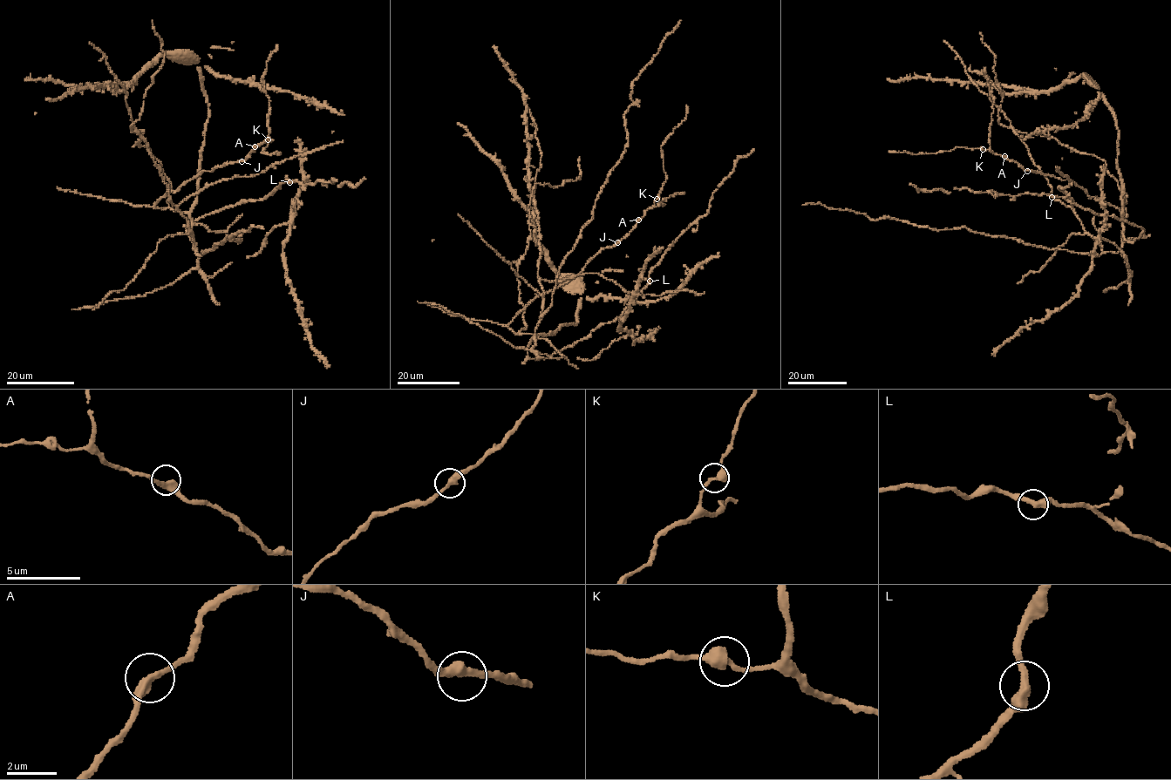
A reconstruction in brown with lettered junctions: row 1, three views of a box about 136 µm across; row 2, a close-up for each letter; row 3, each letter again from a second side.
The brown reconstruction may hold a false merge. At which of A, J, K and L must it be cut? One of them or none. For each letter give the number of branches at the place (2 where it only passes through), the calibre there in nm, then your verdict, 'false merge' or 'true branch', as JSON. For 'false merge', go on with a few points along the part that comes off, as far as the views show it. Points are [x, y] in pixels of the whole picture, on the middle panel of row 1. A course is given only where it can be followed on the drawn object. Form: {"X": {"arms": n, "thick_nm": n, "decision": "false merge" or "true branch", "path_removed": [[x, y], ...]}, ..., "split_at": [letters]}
{"A": {"arms": 2, "thick_nm": 360, "decision": "true branch"}, "J": {"arms": 2, "thick_nm": 360, "decision": "true branch"}, "K": {"arms": 2, "thick_nm": 400, "decision": "true branch"}, "L": {"arms": 2, "thick_nm": 360, "decision": "true branch"}, "split_at": []}

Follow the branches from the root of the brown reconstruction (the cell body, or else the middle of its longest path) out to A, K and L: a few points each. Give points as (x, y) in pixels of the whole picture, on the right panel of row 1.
A: (1122, 211), (1122, 220), (1126, 215), (1099, 197), (1092, 197), (1070, 179), (1063, 180), (1027, 171), (1004, 156)
K: (1122, 211), (1122, 220), (1126, 215), (1099, 197), (1092, 197), (1070, 179), (1027, 171), (982, 149)
L: (1122, 211), (1122, 240), (1140, 238), (1144, 233), (1140, 227), (1112, 216), (1093, 213), (1061, 197), (1051, 197)

